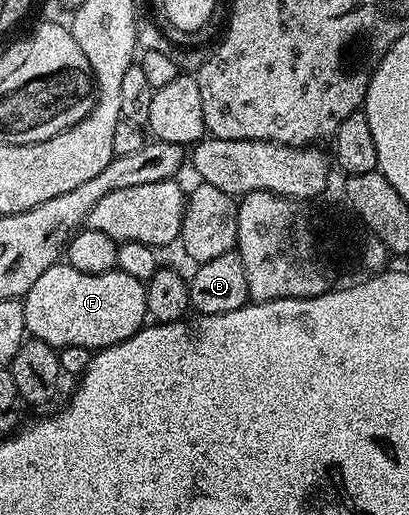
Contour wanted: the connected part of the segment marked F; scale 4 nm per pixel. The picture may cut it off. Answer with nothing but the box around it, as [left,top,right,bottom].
[22,262,148,350]

